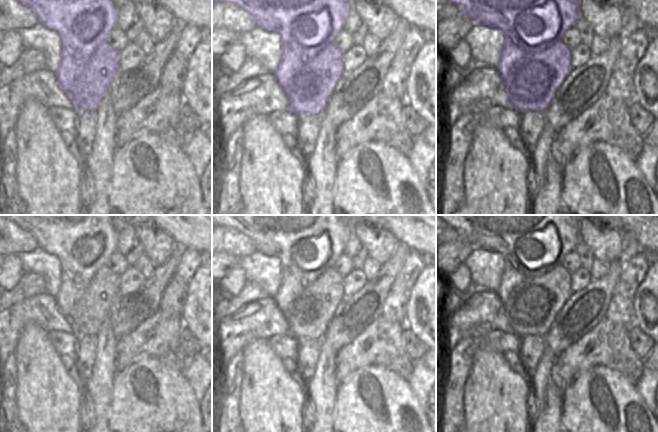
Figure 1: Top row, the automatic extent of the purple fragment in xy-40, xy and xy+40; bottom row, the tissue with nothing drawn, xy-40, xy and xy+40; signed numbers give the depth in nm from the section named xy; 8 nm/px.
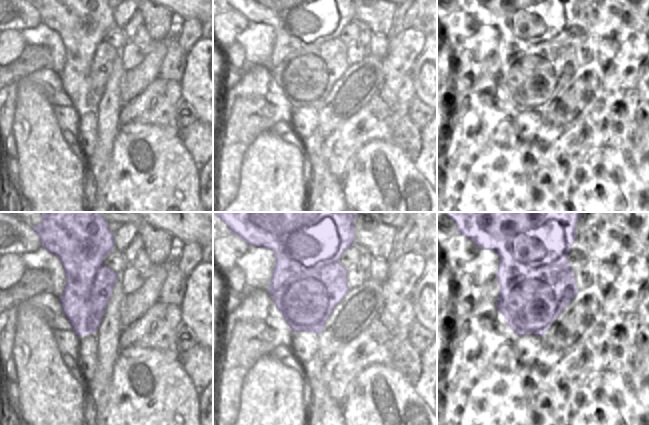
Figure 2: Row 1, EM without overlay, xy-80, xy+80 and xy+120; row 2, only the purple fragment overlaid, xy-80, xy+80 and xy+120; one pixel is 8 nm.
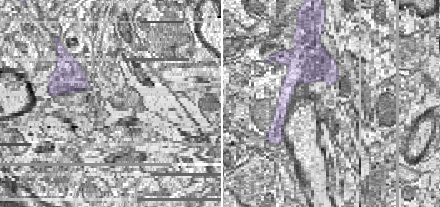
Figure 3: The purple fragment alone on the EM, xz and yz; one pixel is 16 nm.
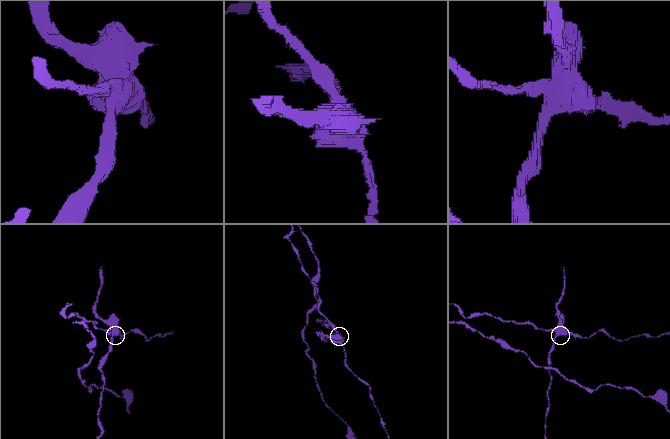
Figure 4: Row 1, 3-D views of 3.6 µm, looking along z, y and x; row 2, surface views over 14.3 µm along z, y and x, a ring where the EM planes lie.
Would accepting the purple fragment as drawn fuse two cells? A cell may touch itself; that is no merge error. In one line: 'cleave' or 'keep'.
cleave

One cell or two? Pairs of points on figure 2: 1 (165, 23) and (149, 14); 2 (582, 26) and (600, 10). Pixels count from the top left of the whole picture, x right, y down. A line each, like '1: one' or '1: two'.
1: one
2: two

